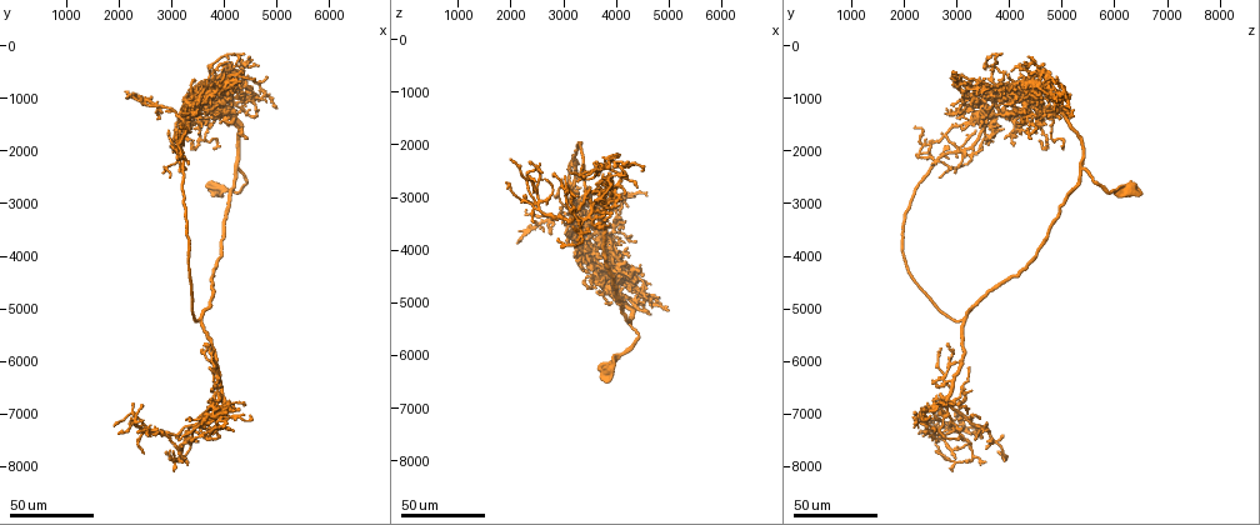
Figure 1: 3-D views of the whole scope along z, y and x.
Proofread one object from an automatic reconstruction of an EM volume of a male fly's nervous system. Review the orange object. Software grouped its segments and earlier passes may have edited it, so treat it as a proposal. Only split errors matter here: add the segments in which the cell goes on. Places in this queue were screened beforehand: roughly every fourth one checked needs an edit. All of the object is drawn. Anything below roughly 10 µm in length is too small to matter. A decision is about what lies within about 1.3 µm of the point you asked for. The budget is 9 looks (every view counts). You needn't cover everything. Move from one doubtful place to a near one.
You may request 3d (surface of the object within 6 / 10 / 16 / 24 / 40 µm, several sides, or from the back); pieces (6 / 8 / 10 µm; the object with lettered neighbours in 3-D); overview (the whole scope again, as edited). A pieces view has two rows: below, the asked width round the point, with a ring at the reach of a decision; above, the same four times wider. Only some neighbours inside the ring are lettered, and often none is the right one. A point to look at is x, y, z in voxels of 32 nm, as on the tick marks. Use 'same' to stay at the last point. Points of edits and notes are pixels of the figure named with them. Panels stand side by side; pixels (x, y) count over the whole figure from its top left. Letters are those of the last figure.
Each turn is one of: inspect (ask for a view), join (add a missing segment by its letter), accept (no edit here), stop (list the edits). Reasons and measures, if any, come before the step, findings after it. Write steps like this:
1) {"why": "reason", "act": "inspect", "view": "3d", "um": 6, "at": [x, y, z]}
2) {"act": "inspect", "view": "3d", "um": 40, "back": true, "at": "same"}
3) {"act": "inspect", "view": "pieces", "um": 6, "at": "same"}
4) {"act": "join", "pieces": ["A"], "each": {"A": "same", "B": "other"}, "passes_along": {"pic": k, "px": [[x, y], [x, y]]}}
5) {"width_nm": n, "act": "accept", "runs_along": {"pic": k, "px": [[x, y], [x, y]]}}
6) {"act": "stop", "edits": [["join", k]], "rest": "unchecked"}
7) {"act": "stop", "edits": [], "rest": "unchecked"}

{"why": "an open end", "act": "inspect", "view": "3d", "um": 40, "at": [2100, 1000, 3600]}

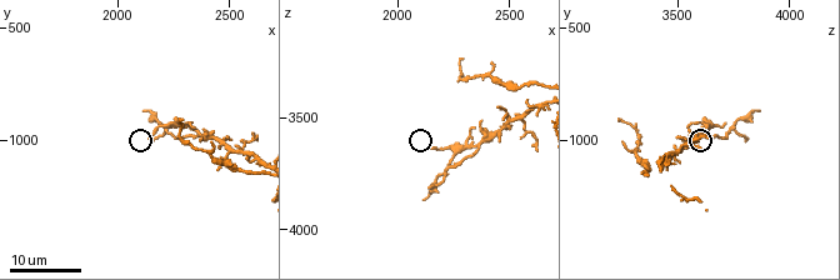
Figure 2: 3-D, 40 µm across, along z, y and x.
{"why": "see the neighbours", "act": "inspect", "view": "pieces", "um": 8, "at": [2170, 980, 3630]}

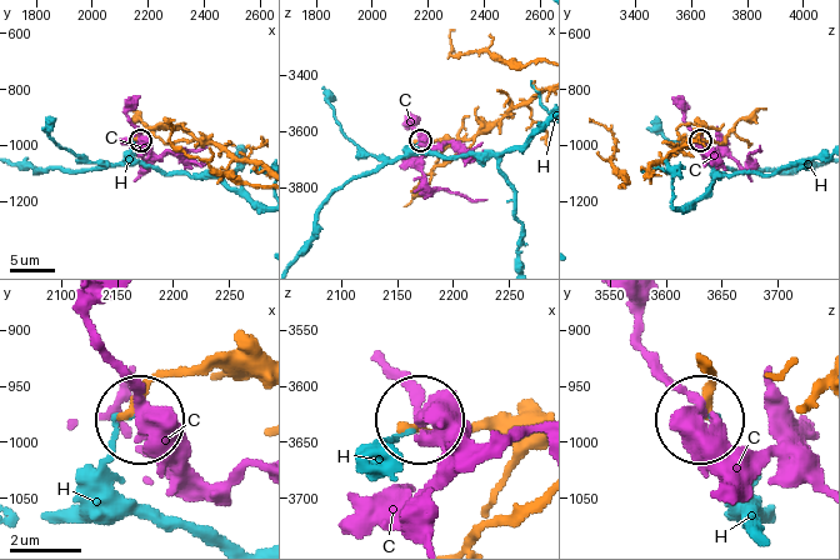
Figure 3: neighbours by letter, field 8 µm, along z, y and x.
{"act": "accept", "each": {"C": "other", "H": "other"}, "runs_along": {"pic": 3, "px": [[258, 165], [201, 144], [179, 129], [148, 126], [139, 138]]}, "found": "none of them fits"}

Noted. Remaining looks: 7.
{"why": "branch stops here", "act": "inspect", "view": "3d", "um": 24, "at": [4350, 500, 2950]}

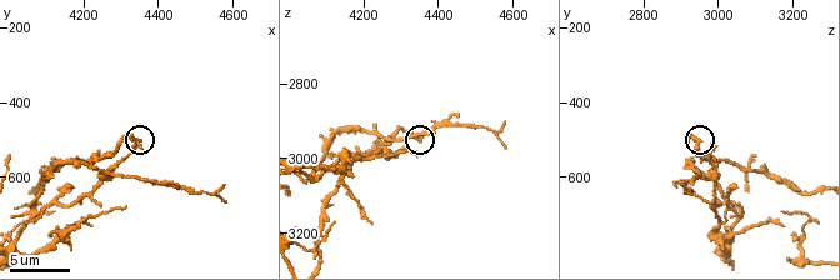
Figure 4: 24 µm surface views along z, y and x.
{"why": "see the neighbours", "act": "inspect", "view": "pieces", "um": 10, "at": [4360, 520, 2940]}

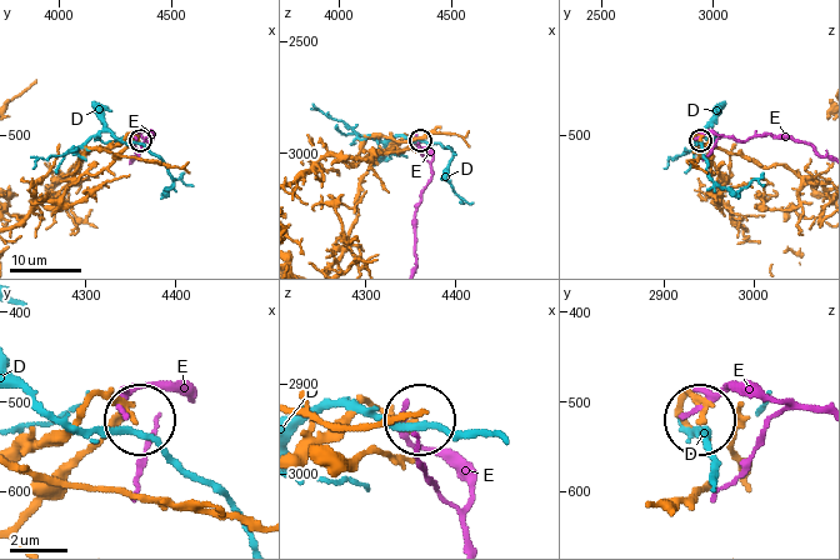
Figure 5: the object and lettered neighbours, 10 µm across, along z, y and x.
{"act": "accept", "each": {"D": "other", "E": "other"}, "found": "none of them fits"}

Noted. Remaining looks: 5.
{"why": "end of a long branch", "act": "inspect", "view": "3d", "um": 40, "at": [3000, 7700, 2550]}

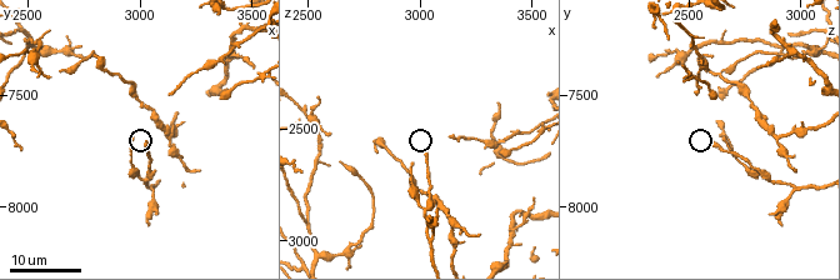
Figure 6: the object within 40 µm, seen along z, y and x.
{"act": "inspect", "view": "3d", "um": 6, "at": [3030, 7700, 2600]}

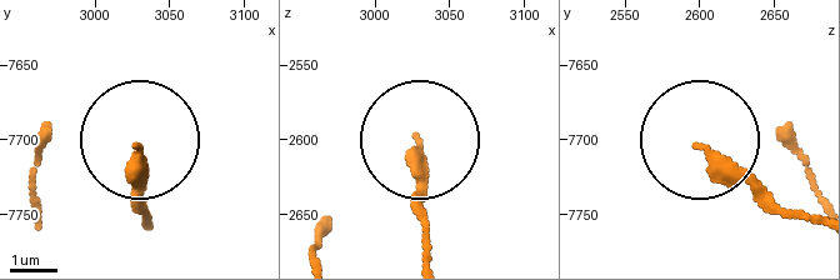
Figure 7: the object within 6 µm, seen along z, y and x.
{"act": "inspect", "view": "pieces", "um": 10, "at": [3030, 7704, 2600]}

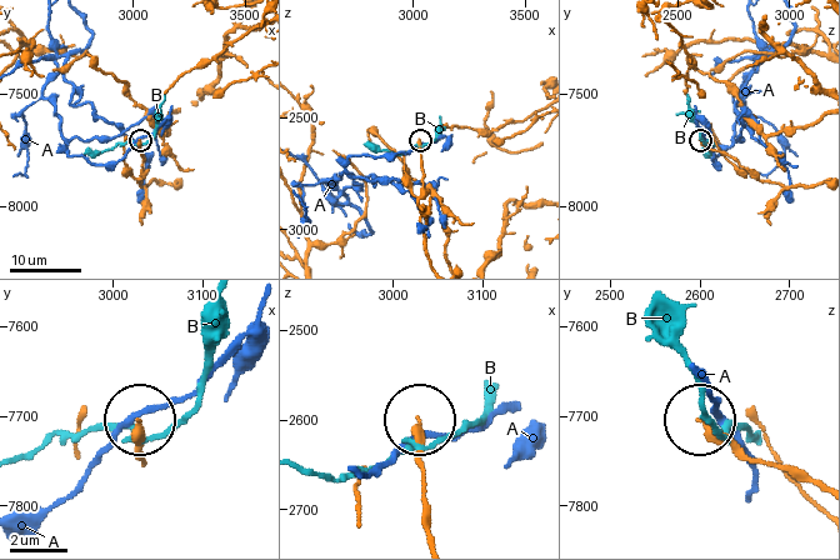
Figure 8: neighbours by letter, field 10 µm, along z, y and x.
{"width_nm": 220, "act": "accept", "each": {"A": "other", "B": "other"}, "found": "no lettered segment goes on from it"}

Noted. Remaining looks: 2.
{"why": "branch stops here", "act": "inspect", "view": "3d", "um": 24, "at": [4150, 7300, 2600]}

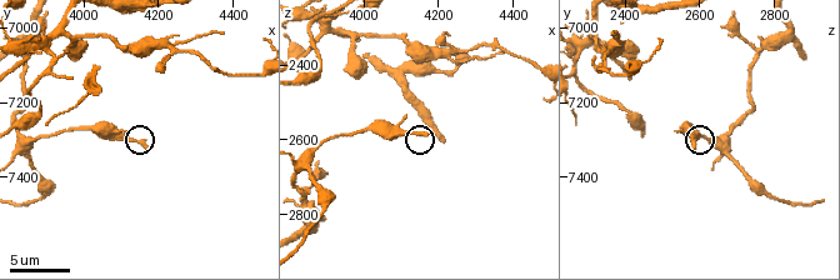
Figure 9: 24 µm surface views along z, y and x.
{"why": "see the neighbours", "act": "inspect", "view": "pieces", "um": 8, "at": [4170, 7320, 2580]}

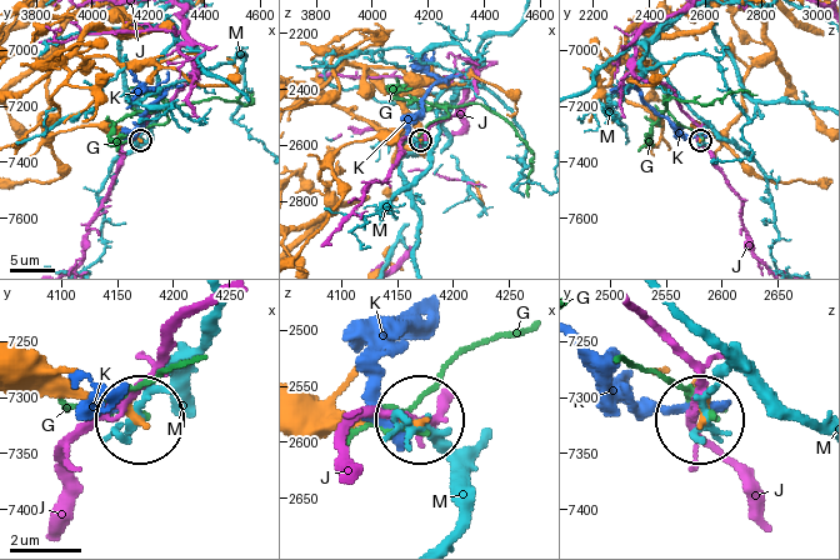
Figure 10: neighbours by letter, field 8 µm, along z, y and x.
{"width_nm": 220, "act": "accept", "each": {"G": "other", "J": "other", "K": "other", "M": "other"}, "runs_along": {"pic": 10, "px": [[21, 381], [65, 381], [134, 414]]}, "found": "none of them fits"}

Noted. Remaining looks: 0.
{"act": "stop", "edits": [], "rest": "unchecked"}

